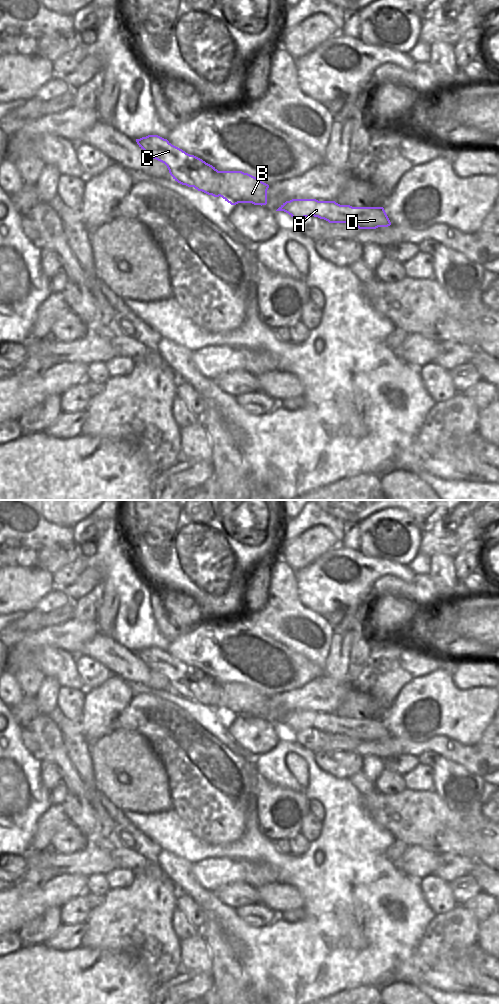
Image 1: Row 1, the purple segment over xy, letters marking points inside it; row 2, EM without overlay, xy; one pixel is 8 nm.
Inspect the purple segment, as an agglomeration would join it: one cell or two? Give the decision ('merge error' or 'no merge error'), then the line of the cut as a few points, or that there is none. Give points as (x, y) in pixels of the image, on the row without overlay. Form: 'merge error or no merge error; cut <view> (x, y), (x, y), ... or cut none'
merge error; cut xy (221, 683), (222, 697), (219, 707)

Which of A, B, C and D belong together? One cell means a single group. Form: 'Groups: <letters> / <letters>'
Groups: A B D / C.

